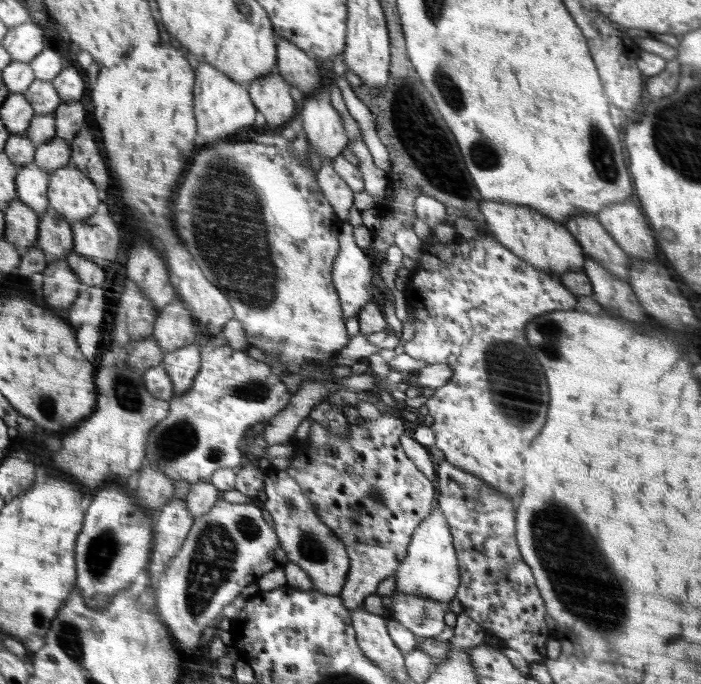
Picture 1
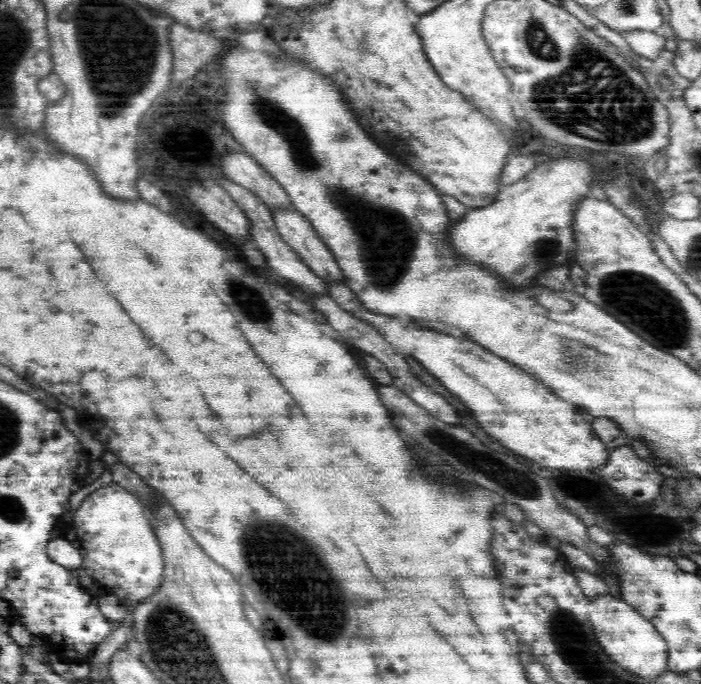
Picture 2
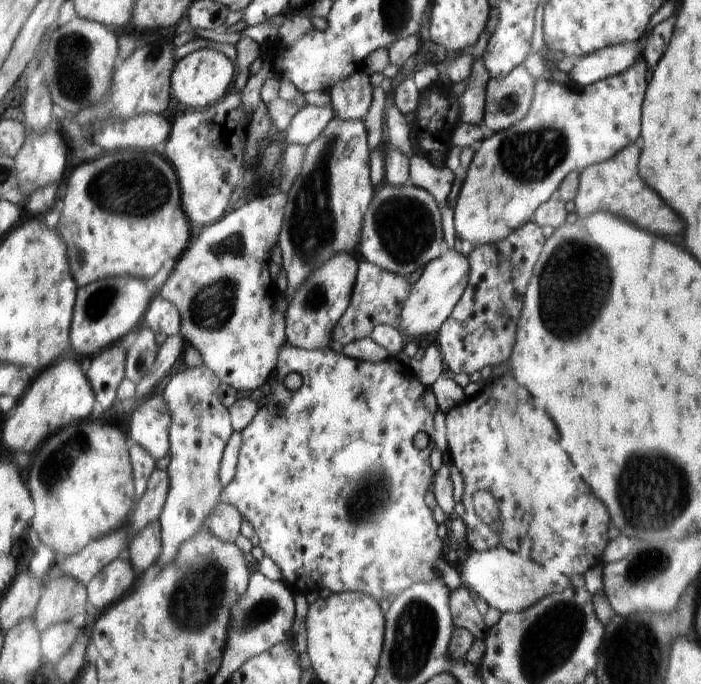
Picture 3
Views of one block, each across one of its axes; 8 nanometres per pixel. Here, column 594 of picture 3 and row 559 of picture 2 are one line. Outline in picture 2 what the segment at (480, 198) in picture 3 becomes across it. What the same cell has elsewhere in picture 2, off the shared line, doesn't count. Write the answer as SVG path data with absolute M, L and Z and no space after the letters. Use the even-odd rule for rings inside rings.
M111 484L96 489L81 502L71 522L62 531L62 537L69 540L82 555L80 569L86 572L102 589L109 591L125 605L139 603L156 593L163 581L165 562L149 513L138 495L124 490L120 485Z

